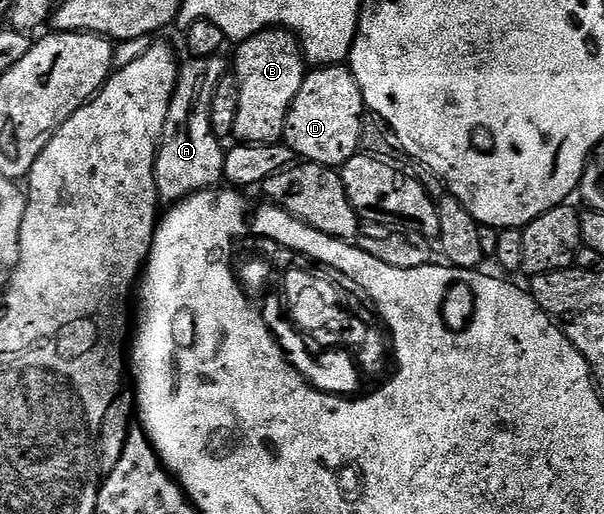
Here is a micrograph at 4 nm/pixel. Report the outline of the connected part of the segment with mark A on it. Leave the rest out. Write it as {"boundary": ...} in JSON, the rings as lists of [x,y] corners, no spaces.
{"boundary":[[[212,55],[206,59],[190,58],[189,63],[180,64],[175,93],[167,109],[167,125],[161,134],[161,146],[157,149],[157,164],[153,166],[157,198],[162,204],[180,203],[189,195],[216,188],[224,180],[226,148],[211,129],[211,101],[215,97],[215,89],[219,89],[219,81],[227,73],[227,63],[223,60],[221,55]]]}

